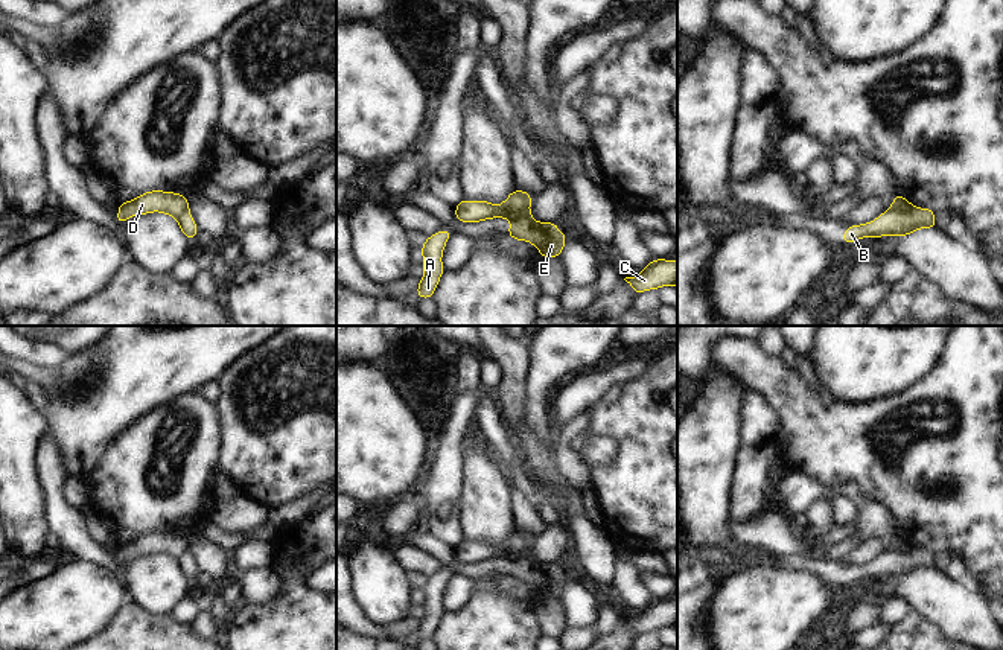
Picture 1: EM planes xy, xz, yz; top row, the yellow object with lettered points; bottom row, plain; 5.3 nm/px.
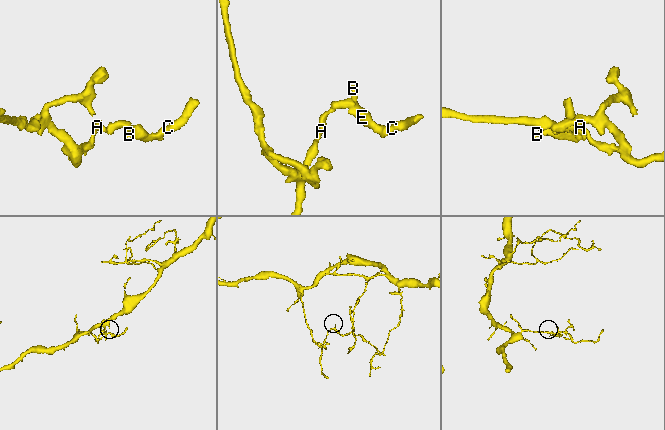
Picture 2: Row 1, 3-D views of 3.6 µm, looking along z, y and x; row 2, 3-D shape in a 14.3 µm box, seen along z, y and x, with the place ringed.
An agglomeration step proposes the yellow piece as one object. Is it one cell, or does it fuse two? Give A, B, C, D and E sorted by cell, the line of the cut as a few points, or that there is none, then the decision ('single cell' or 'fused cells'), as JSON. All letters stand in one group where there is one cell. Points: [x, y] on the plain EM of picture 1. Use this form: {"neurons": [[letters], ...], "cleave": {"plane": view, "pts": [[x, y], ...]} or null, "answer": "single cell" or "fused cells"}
{"neurons": [["A", "D"], ["B", "C", "E"]], "cleave": {"plane": "xz", "pts": [[518, 532], [524, 544], [524, 553], [512, 560]]}, "answer": "fused cells"}

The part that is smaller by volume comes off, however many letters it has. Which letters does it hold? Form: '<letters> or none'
B, C, E

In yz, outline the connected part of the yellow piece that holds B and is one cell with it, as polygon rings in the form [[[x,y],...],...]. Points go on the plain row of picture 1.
[[[912,548],[910,553],[884,553],[877,560],[851,566],[842,575],[843,585],[860,581],[864,577],[877,580],[880,577],[907,577],[918,569],[936,568],[931,550]]]

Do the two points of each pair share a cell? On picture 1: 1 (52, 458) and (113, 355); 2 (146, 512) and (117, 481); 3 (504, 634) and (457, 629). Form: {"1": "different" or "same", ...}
{"1": "different", "2": "same", "3": "same"}

